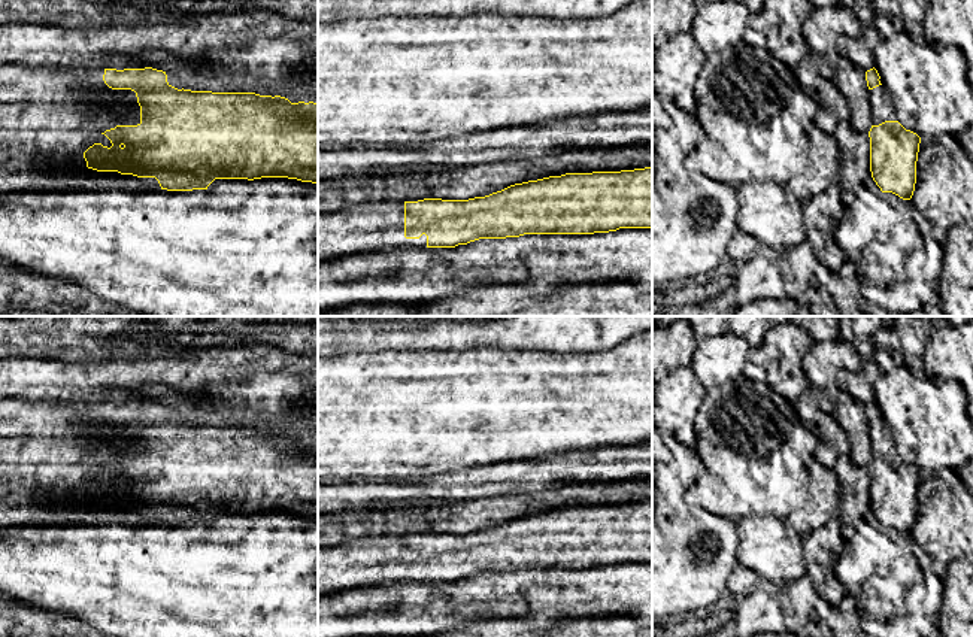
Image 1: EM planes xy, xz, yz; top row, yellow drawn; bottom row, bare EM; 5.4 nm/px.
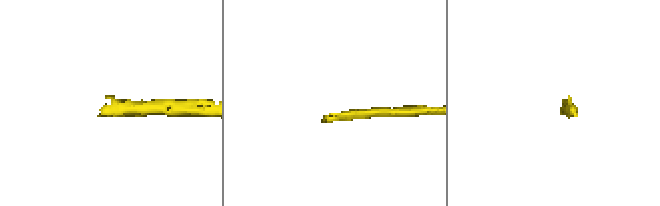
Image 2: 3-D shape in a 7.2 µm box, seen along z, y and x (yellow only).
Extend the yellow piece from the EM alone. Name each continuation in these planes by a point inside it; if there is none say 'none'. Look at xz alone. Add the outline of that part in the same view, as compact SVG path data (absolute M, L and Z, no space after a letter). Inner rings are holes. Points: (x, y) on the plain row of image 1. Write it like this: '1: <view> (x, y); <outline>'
1: xz (363, 561); M404 536L355 537L337 546L318 547L318 595L385 582L427 582L427 570L404 571Z

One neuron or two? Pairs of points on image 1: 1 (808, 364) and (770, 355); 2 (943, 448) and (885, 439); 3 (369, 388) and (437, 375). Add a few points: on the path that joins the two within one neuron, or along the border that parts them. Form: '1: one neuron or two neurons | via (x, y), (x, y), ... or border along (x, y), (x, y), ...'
1: two neurons | border along (809, 351), (802, 361), (808, 384)
2: two neurons | border along (882, 418), (897, 454)
3: one neuron | via (385, 388), (421, 388)

